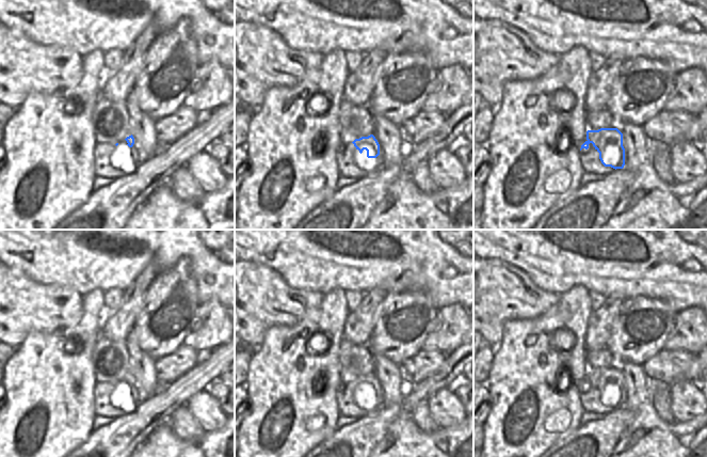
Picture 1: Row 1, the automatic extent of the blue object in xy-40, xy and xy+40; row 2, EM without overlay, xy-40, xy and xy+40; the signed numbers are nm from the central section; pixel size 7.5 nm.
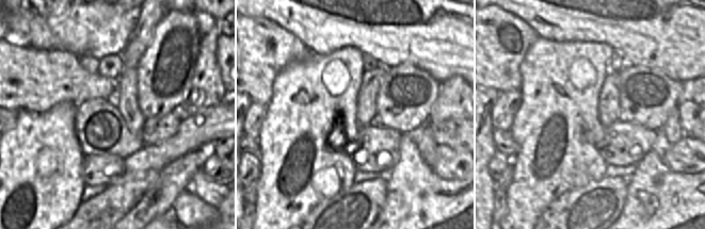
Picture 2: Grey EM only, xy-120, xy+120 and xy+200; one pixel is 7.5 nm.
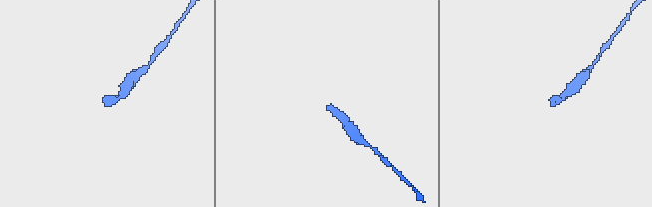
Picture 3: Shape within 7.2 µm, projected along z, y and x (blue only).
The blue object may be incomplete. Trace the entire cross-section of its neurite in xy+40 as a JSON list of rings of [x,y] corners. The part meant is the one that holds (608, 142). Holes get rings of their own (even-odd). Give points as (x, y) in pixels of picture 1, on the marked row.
[[[600,128],[588,130],[587,141],[580,148],[580,163],[584,173],[596,175],[609,175],[616,169],[625,166],[625,148],[623,146],[623,133],[617,128]]]

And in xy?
[[[373,135],[355,139],[337,148],[337,168],[341,177],[366,177],[372,175],[380,144]]]

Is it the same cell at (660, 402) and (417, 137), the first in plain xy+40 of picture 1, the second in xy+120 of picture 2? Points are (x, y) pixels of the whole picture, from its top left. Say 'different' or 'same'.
same

